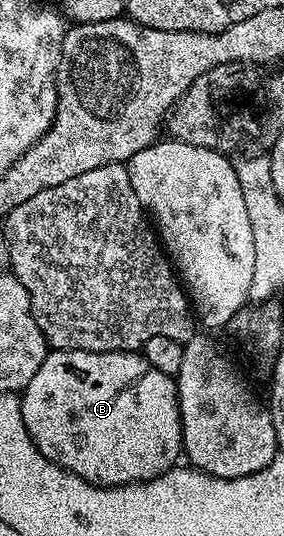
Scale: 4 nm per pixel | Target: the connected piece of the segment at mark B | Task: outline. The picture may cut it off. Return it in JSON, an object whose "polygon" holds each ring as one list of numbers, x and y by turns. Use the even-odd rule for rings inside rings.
{"polygon":[[50,349,20,396,35,447,91,485,151,481,175,468,183,456,175,378,152,369,141,352]]}

